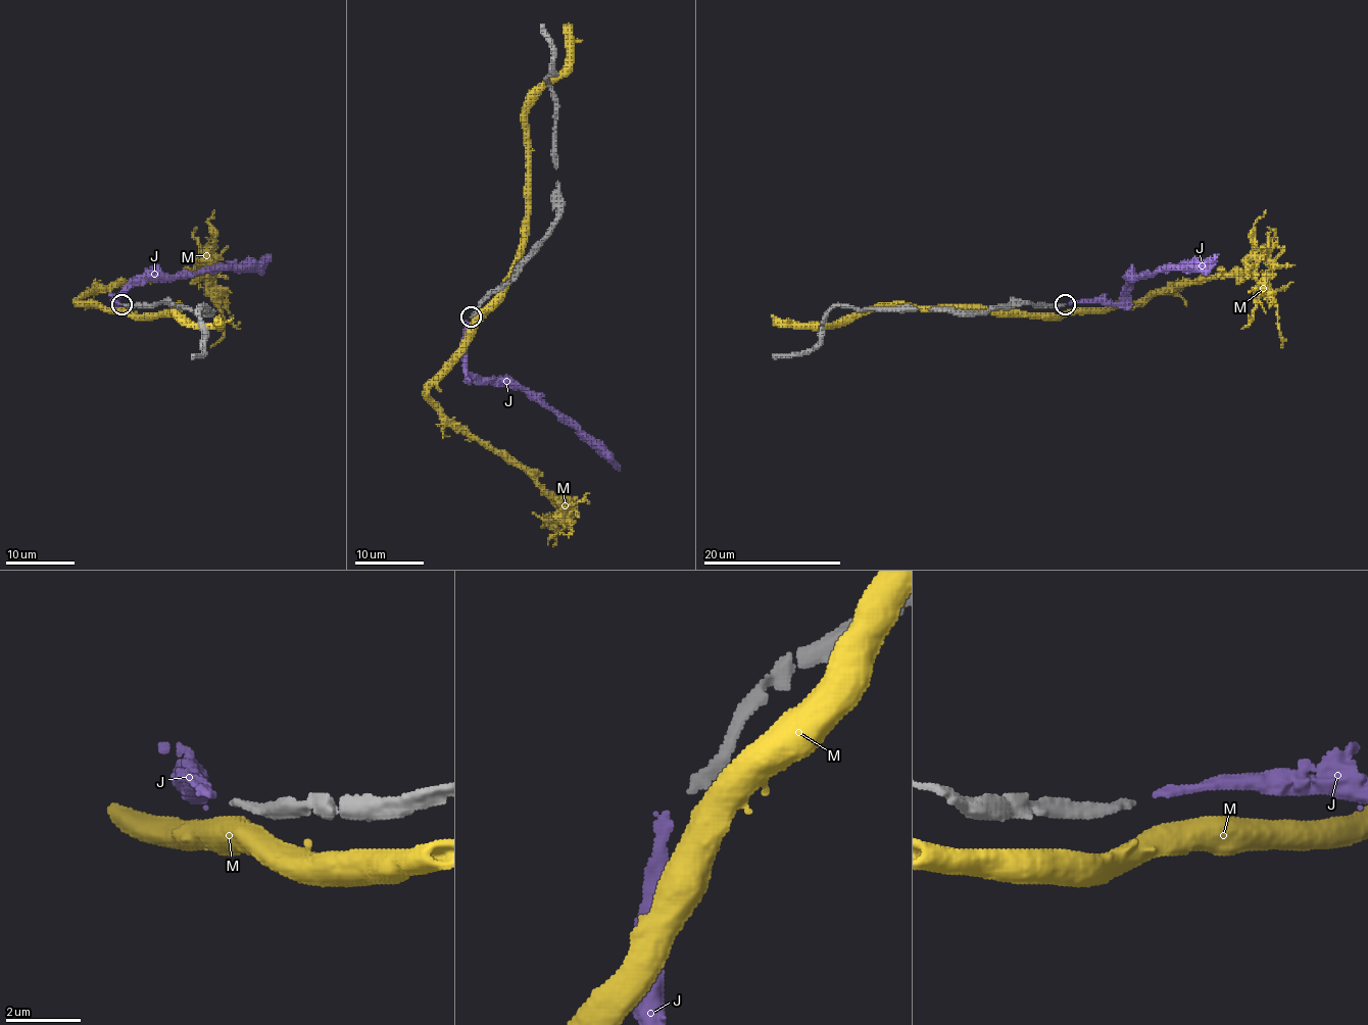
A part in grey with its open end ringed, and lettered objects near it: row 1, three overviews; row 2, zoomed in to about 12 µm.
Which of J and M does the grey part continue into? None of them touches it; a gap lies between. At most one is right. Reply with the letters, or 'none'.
J

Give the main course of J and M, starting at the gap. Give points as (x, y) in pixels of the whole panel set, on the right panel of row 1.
J: (1069, 304), (1119, 302), (1121, 294), (1136, 277), (1162, 270), (1205, 267), (1219, 254)
M: (1067, 309), (1131, 306), (1136, 301), (1146, 301), (1202, 279), (1248, 275), (1274, 301), (1282, 347)

